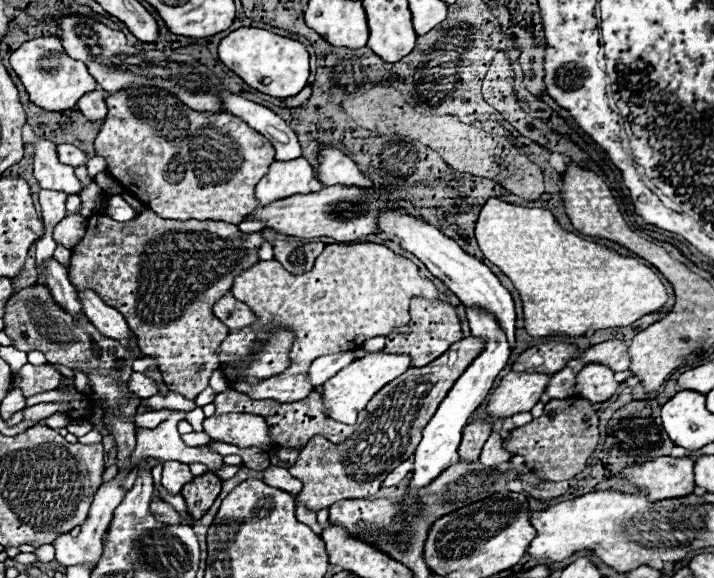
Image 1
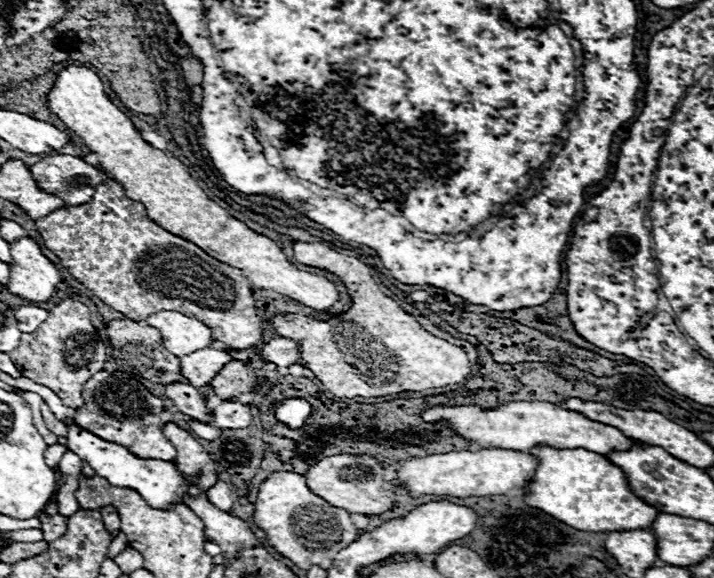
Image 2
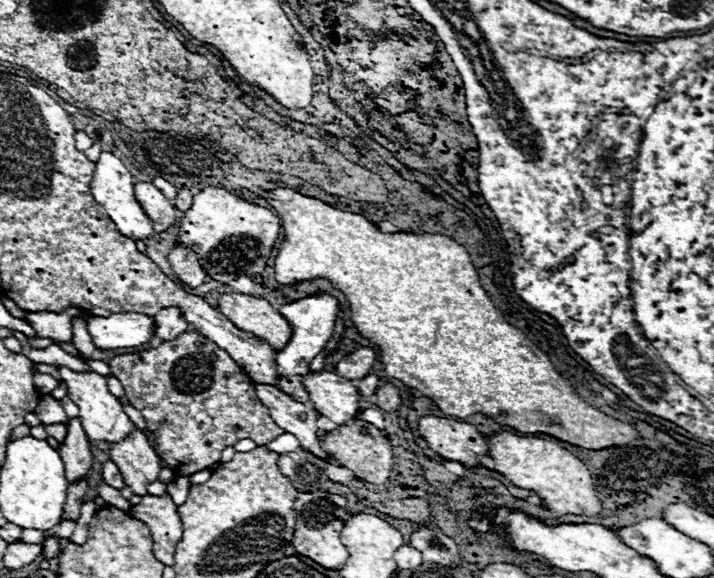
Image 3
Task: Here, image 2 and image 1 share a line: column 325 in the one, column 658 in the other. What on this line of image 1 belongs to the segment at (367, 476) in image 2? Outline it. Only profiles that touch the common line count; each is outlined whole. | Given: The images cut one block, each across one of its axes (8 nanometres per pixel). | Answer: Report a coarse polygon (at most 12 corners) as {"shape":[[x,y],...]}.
{"shape":[[660,456],[626,468],[650,500],[694,492],[694,460]]}

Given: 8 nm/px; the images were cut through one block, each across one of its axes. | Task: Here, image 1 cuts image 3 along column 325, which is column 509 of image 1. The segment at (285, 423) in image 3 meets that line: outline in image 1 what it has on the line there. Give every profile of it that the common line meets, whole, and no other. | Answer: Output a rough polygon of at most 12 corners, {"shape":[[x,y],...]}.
{"shape":[[494,430],[486,440],[482,464],[494,466],[510,460],[502,434]]}

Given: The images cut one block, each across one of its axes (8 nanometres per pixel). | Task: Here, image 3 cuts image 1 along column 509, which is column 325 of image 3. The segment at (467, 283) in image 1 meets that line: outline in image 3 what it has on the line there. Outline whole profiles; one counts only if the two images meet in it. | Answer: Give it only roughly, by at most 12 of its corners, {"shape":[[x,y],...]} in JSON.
{"shape":[[328,292],[278,306],[294,328],[276,352],[280,376],[308,374],[330,338],[338,300]]}

